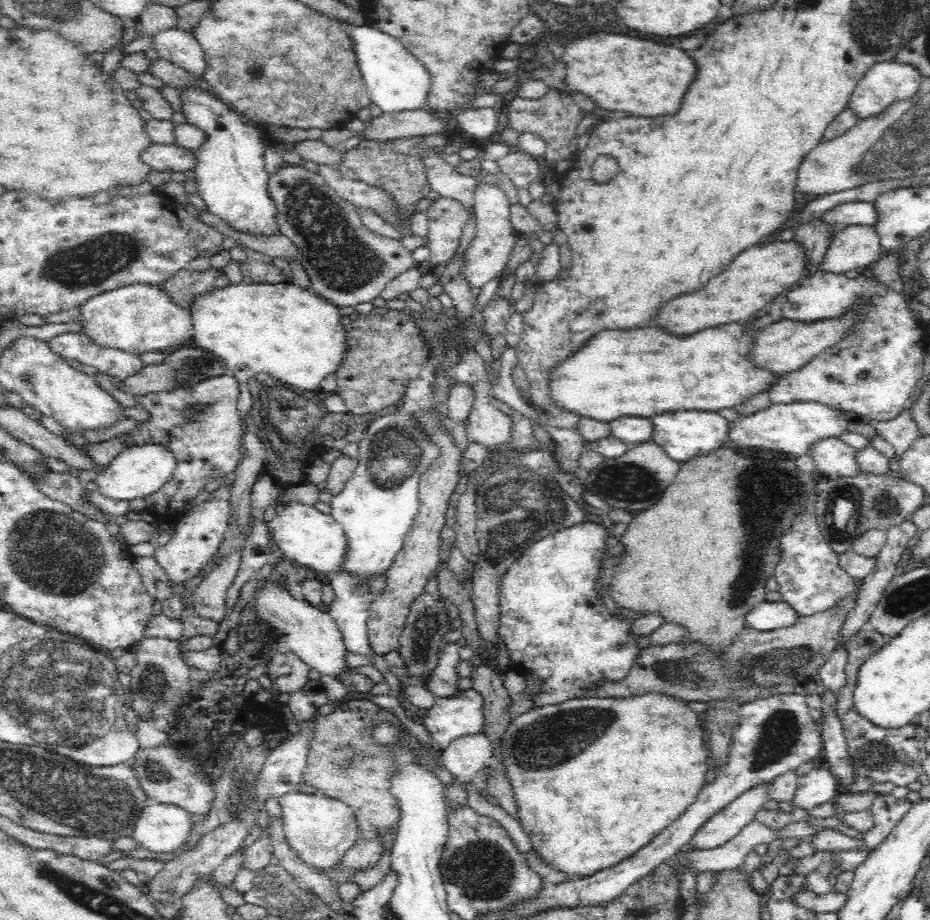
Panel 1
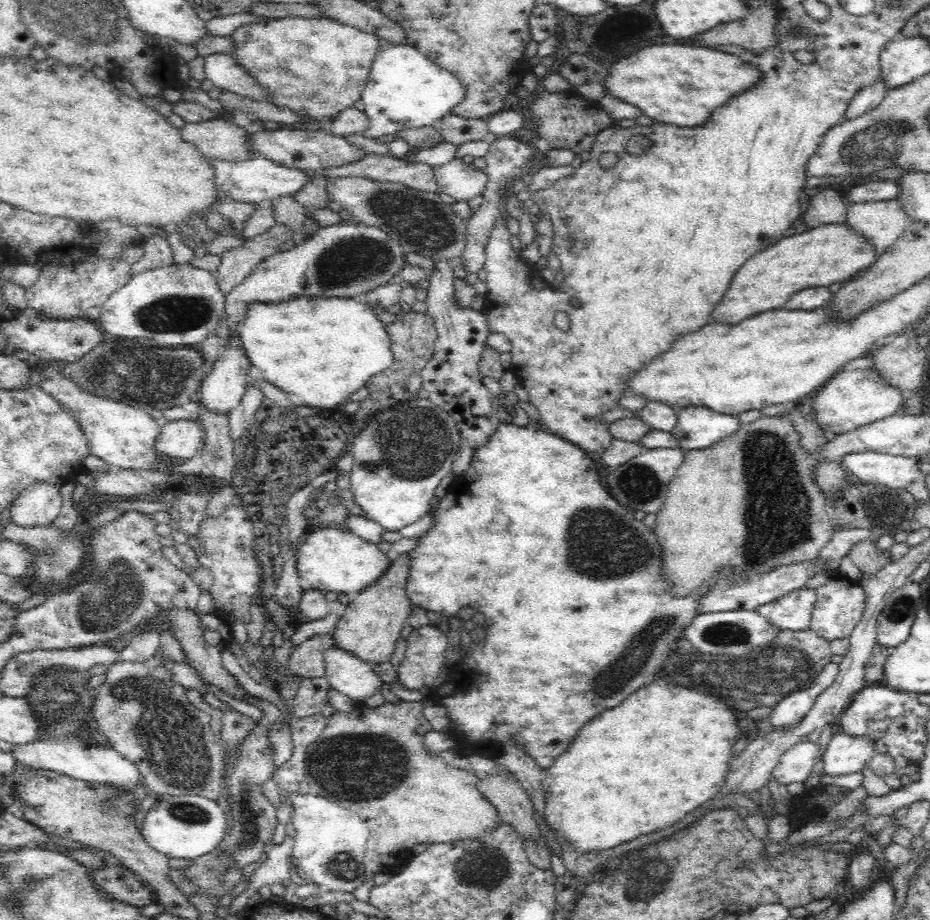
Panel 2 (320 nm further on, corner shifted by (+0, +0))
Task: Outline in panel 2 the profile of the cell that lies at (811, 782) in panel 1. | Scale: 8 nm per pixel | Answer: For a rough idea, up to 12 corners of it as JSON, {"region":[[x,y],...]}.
{"region":[[837,730],[823,754],[824,778],[861,770],[871,739]]}

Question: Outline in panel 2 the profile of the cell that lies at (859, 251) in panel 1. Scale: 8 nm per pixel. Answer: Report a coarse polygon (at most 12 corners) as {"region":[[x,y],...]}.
{"region":[[897,200],[847,206],[846,227],[881,255],[910,224]]}

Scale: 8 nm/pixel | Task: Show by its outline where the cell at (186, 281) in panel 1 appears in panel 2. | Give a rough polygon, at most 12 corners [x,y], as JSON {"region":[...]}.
{"region":[[282,225],[245,235],[224,250],[212,272],[220,292],[230,294],[276,254],[280,244],[302,238]]}

